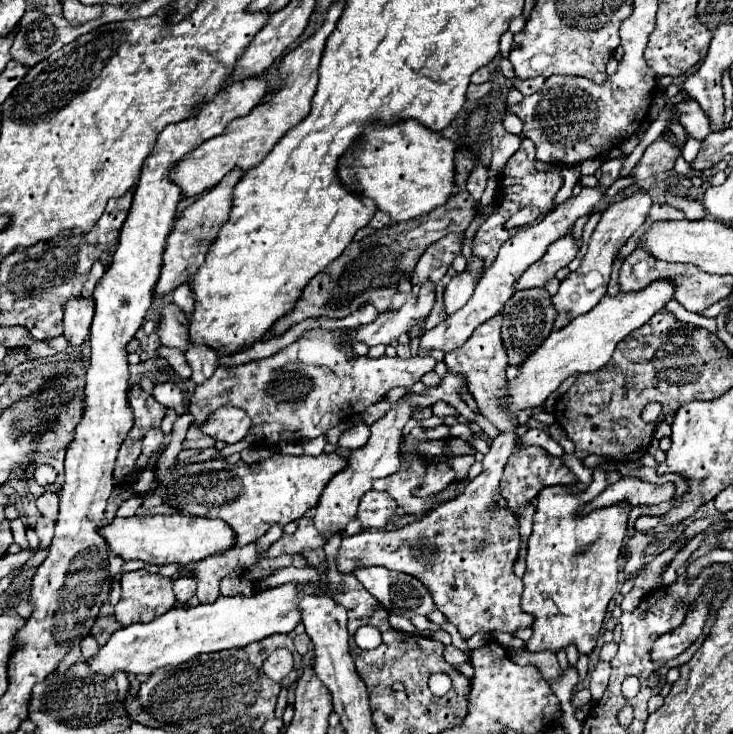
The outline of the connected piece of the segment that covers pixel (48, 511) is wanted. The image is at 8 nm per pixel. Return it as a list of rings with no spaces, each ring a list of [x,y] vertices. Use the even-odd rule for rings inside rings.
[[[45,491],[37,499],[37,509],[41,511],[43,517],[55,521],[57,519],[57,511],[59,511],[59,493],[57,491]]]

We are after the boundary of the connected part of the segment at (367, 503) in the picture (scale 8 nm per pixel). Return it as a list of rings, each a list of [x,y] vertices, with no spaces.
[[[369,491],[363,495],[355,519],[363,529],[385,529],[397,511],[395,499],[387,493]]]

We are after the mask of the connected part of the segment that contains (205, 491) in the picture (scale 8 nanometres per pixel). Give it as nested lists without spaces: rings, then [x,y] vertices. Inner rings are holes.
[[[323,453],[319,457],[291,457],[291,455],[271,455],[259,463],[243,463],[241,459],[237,463],[229,463],[227,459],[211,459],[205,463],[177,463],[175,477],[169,475],[167,481],[167,501],[165,505],[173,507],[177,513],[187,513],[193,517],[211,517],[211,519],[223,519],[227,525],[235,531],[235,549],[245,547],[247,543],[257,541],[261,535],[267,533],[271,523],[289,523],[303,517],[303,513],[317,505],[319,495],[327,481],[339,473],[345,467],[345,459],[337,453]]]

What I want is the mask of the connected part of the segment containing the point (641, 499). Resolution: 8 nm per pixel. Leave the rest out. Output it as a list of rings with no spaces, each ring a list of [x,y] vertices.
[[[625,477],[619,483],[609,485],[601,495],[597,495],[591,503],[587,503],[583,509],[583,513],[589,513],[591,509],[599,509],[599,507],[607,507],[613,503],[629,503],[629,505],[659,505],[659,503],[667,503],[675,497],[675,485],[673,483],[663,483],[663,485],[653,485],[649,481],[641,481],[641,479],[633,479],[633,477]]]

